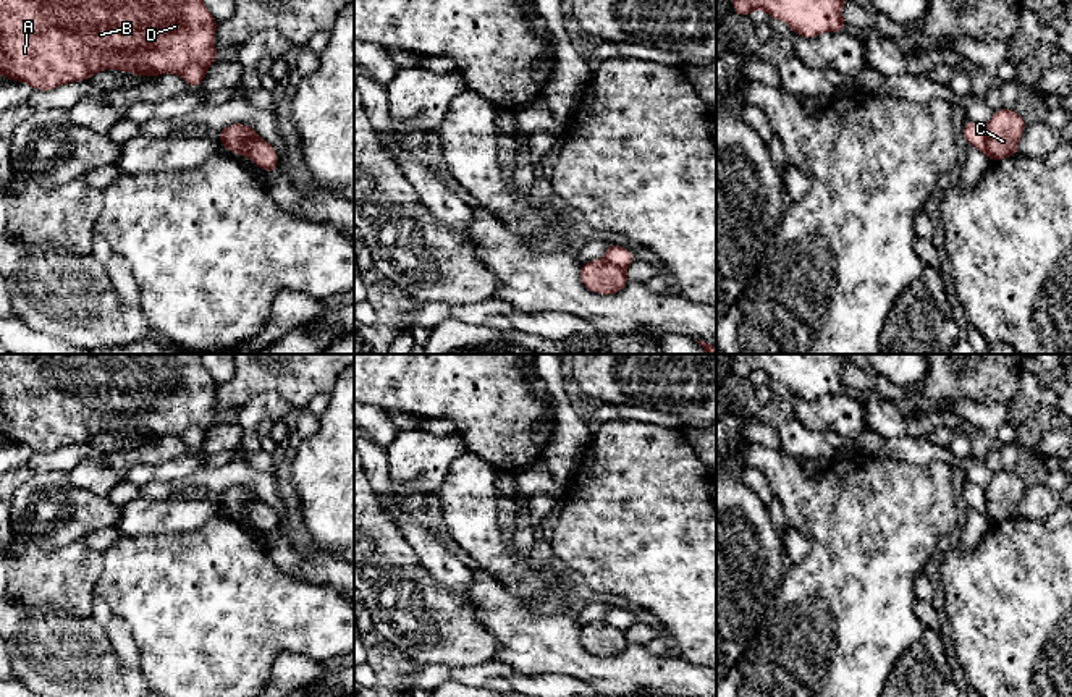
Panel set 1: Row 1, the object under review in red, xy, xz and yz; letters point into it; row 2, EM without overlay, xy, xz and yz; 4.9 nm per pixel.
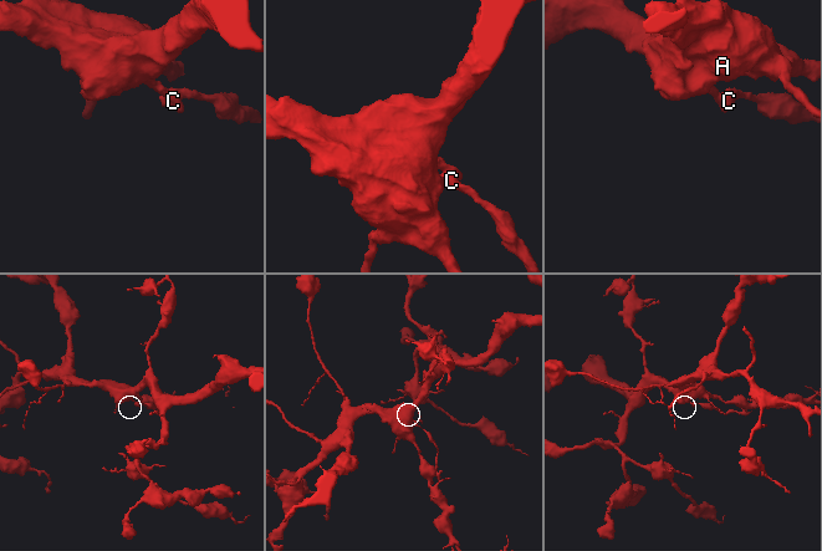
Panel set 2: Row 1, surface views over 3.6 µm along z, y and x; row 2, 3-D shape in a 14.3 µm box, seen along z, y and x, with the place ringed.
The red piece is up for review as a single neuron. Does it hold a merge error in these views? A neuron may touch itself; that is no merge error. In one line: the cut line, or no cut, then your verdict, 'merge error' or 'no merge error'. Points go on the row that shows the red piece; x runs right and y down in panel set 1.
cut in yz along (983, 128), (987, 152), (991, 159); merge error

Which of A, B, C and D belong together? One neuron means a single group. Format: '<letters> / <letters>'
A B D / C

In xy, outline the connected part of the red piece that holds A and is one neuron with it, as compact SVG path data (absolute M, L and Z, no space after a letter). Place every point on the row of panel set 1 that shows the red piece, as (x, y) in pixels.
M0 0L0 74L37 91L87 81L103 70L147 78L173 73L191 87L199 87L210 65L218 60L217 24L202 0Z

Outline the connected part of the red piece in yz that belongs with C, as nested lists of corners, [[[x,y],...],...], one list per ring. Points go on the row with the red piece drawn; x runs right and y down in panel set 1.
[[[999,108],[985,126],[988,155],[991,160],[1002,160],[1019,154],[1019,141],[1027,123],[1012,108]]]

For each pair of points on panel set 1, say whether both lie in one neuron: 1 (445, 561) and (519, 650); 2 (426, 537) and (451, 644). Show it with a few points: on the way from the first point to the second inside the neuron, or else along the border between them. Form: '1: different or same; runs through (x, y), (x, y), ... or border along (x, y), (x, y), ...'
1: different; border along (472, 570), (468, 597)
2: different; border along (414, 550), (422, 566), (442, 586), (468, 599)

